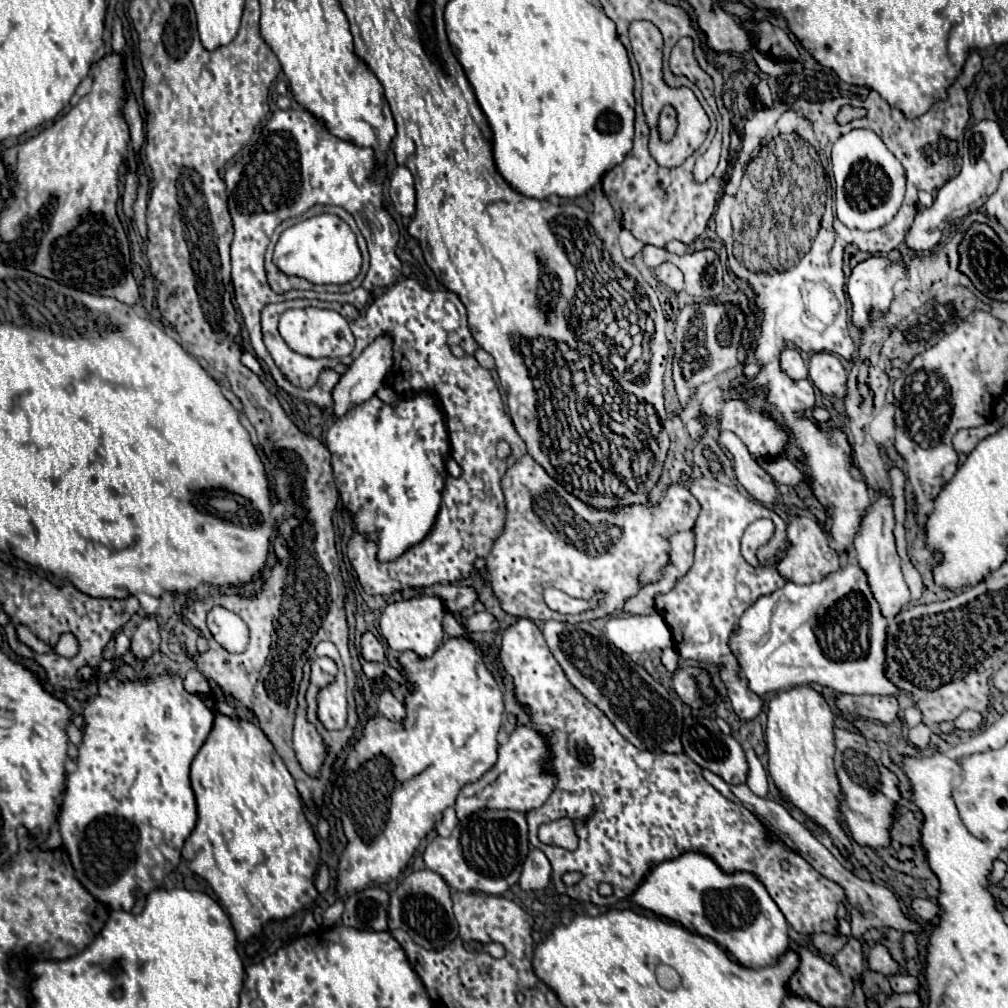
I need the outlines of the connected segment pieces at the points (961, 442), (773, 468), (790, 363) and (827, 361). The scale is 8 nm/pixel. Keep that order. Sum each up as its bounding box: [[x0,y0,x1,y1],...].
[[954,420,1000,454],[756,458,804,486],[780,348,808,380],[810,354,846,396]]

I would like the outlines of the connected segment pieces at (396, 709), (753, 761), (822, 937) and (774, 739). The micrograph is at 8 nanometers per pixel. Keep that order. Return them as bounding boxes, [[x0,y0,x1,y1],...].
[[378,688,406,722],[746,748,768,796],[808,934,848,956],[766,686,852,856]]

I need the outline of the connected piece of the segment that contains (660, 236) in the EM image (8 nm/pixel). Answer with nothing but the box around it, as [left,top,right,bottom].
[602,102,728,248]

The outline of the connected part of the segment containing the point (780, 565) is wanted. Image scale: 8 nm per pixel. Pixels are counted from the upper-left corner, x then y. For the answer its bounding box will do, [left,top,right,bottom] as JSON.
[776,516,840,584]

